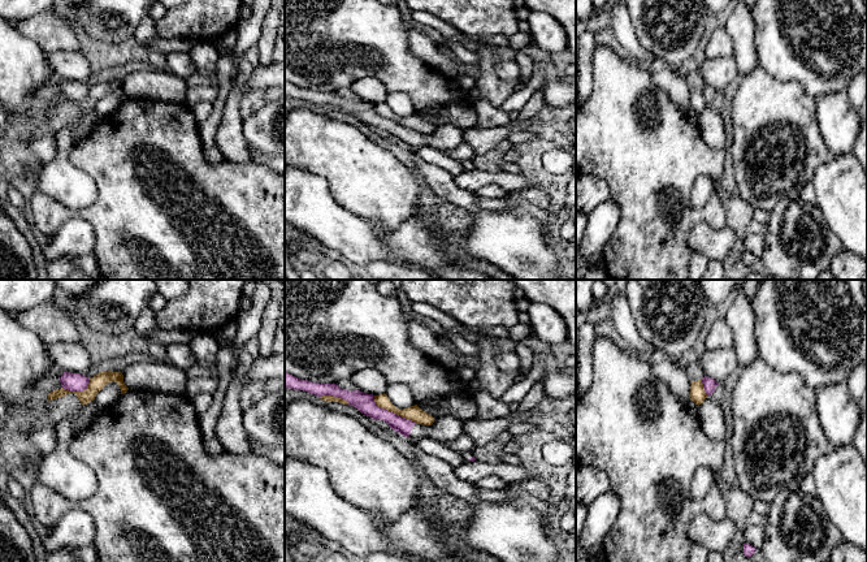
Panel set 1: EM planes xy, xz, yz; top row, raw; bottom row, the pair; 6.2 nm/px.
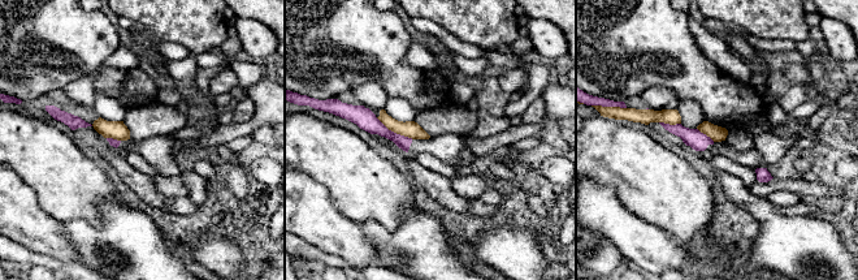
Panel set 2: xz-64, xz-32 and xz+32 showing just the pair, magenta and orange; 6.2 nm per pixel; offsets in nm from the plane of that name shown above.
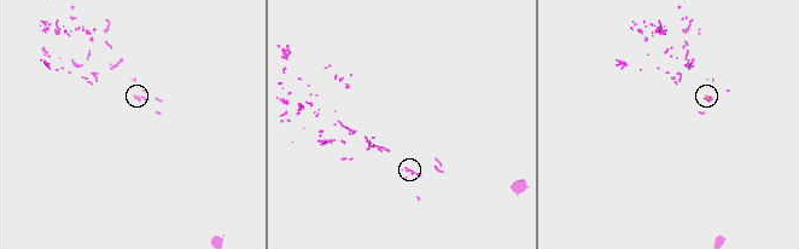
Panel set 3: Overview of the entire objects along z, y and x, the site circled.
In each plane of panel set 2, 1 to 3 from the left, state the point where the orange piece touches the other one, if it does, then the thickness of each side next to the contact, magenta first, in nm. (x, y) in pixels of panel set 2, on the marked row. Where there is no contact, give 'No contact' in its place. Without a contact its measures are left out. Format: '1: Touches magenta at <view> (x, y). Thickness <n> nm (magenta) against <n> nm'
1: Touches magenta at xz-64 (112, 138). Thickness 50 nm (magenta) against 110 nm
2: Touches magenta at xz-32 (393, 132). Thickness 120 nm (magenta) against 110 nm
3: Touches magenta at xz+32 (609, 106). Thickness 80 nm (magenta) against 100 nm

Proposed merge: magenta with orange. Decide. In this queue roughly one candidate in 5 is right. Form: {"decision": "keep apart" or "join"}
{"decision": "keep apart"}

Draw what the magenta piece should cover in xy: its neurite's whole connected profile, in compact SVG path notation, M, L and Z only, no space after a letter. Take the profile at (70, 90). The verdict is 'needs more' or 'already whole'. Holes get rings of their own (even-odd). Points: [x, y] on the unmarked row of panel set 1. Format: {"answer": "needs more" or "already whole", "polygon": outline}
{"answer": "already whole", "polygon": "M64 81L60 86L61 95L69 100L83 100L90 92L84 83Z"}

